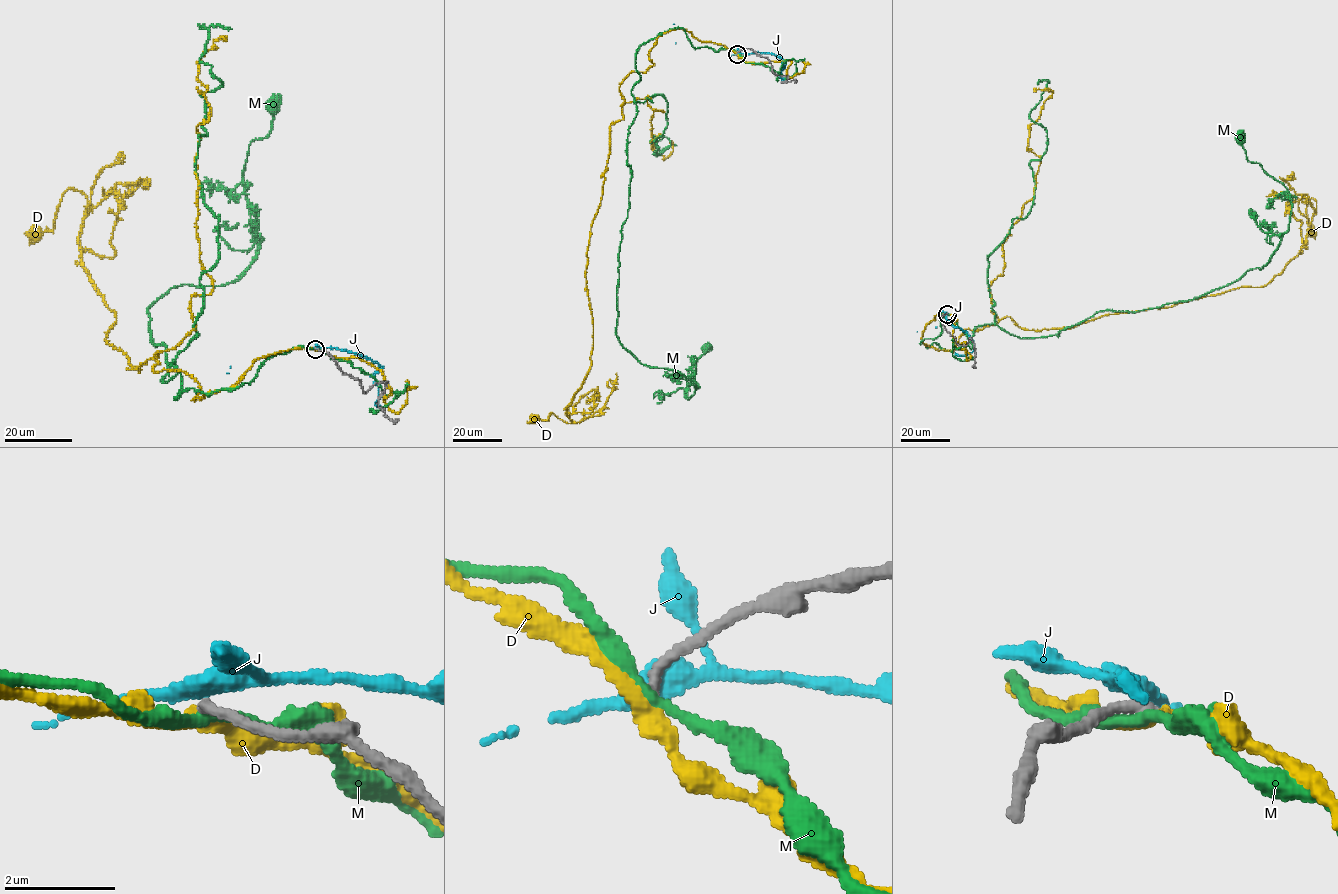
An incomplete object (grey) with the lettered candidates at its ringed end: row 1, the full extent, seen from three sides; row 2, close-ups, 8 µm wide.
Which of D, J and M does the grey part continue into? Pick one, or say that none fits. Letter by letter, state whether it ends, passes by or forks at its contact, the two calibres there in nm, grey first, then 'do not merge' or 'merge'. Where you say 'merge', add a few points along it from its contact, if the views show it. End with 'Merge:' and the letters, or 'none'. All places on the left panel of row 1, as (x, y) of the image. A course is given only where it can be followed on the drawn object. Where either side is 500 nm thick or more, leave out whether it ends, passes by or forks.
D: it passes by | 190/280 nm | do not merge
J: it passes by | 200/400 nm | do not merge
M: it passes by | 200/200 nm | do not merge
Merge: none

